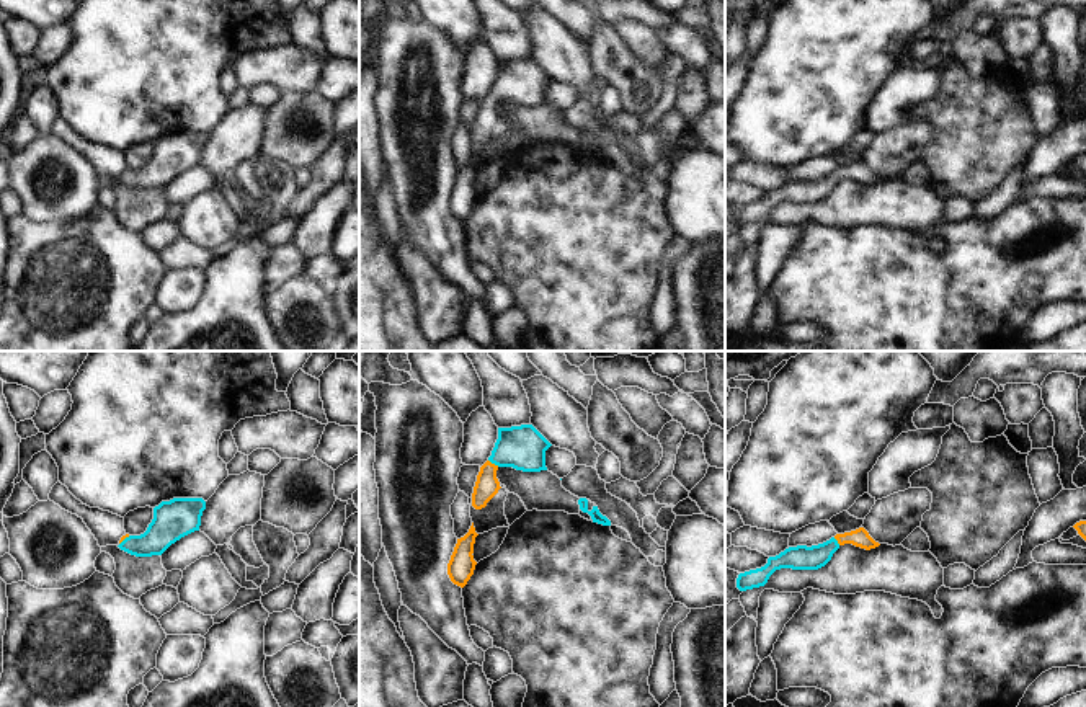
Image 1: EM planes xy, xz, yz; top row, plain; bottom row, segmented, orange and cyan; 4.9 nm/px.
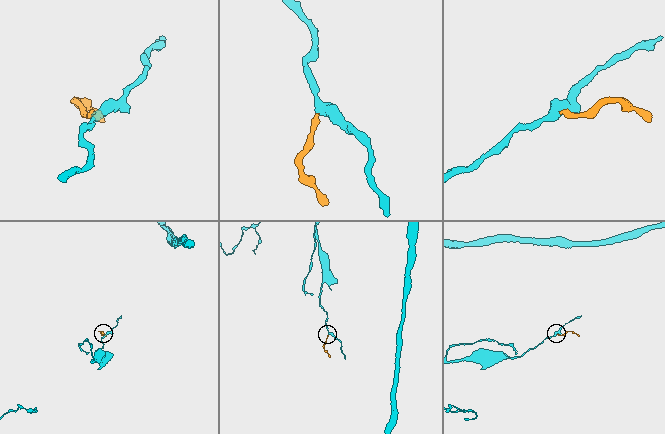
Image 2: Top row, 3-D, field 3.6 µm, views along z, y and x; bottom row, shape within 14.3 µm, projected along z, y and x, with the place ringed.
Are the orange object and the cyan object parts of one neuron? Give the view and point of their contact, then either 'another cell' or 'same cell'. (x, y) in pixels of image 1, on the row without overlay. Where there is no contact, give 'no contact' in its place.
xz (494, 98) | same cell

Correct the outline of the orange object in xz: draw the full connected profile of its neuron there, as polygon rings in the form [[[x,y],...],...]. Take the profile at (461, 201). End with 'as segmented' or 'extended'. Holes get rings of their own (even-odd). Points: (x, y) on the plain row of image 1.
[[[472,157],[469,167],[464,171],[457,173],[457,178],[447,198],[447,209],[451,216],[461,222],[467,219],[477,199],[472,189],[477,170],[478,168],[475,167],[474,157]]]; as segmented

